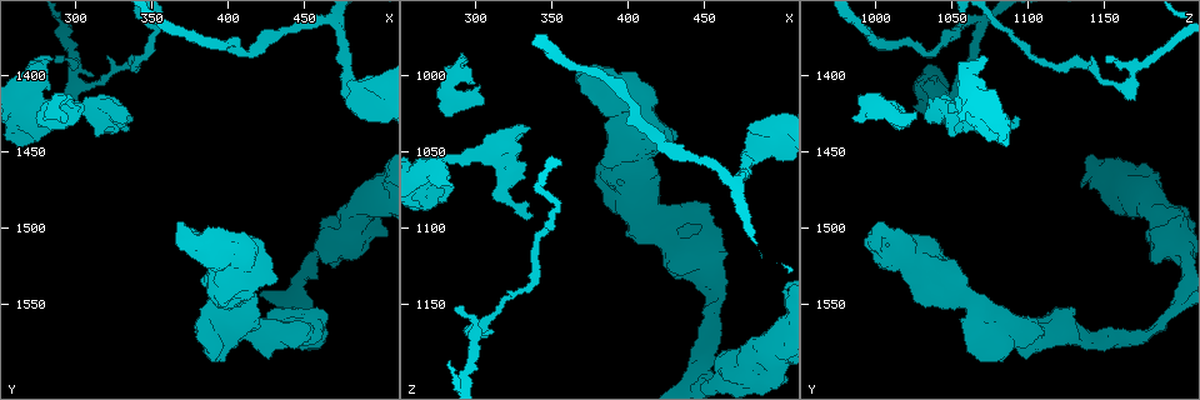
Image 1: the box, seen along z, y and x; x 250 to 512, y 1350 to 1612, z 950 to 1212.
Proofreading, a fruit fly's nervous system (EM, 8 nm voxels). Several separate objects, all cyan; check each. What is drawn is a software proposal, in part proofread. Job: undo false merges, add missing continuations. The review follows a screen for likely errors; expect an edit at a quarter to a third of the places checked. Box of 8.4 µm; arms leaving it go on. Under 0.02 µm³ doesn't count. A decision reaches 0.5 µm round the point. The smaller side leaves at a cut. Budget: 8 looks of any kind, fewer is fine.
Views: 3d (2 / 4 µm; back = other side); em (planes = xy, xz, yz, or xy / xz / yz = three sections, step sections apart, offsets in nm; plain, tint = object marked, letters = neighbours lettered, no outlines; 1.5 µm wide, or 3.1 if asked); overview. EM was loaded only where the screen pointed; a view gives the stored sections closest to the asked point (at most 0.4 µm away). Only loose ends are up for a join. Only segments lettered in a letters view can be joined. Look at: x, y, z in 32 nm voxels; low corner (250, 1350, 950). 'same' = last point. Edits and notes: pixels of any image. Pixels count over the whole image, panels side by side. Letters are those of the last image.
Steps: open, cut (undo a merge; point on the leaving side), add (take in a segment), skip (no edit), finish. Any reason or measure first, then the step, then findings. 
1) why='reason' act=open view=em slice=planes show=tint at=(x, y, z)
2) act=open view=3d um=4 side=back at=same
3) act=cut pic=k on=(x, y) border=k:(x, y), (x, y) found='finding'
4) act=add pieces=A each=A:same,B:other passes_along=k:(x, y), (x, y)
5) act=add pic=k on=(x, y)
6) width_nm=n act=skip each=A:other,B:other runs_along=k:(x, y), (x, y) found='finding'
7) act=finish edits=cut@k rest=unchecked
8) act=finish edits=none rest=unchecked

why='an open end' act=open view=3d um=4 at=(336, 1428, 1090)

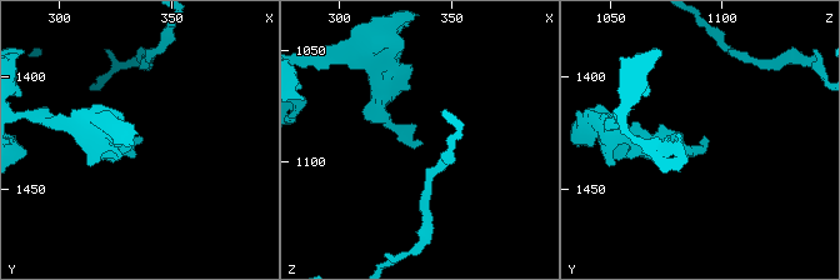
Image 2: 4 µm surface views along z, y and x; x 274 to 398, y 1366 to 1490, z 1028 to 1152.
why='shape alone is not enough' act=open view=em slice=yz step=8 show=letters at=(335, 1428, 1090)

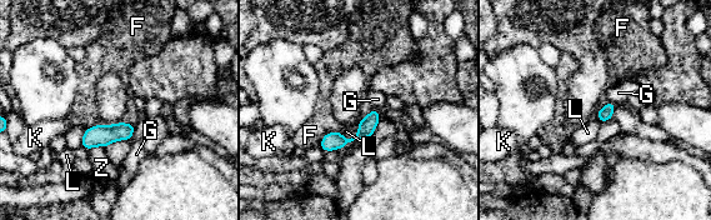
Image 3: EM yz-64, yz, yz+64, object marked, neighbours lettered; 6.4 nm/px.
longest_contact=F:170nm act=skip each=F:other,G:other,K:other,L:other,Z:other found='no lettered segment goes on from it'

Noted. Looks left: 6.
why='calibre changes' act=open view=em slice=planes show=letters at=(486, 1412, 1052)

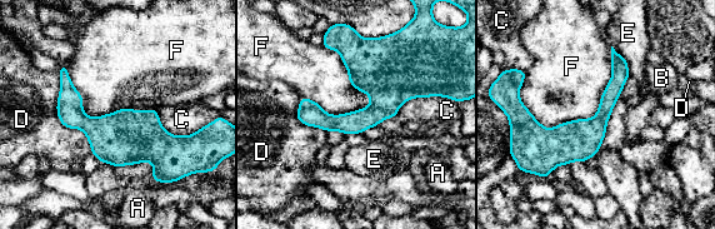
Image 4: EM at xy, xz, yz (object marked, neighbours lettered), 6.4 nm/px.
act=skip each=A:other,B:other,C:other,D:other,E:other,F:other border=4:(611, 46), (519, 99) found='continuous, no second neuron'

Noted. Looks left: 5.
why='free end' act=open view=em slice=planes show=letters at=(286, 1388, 1072)

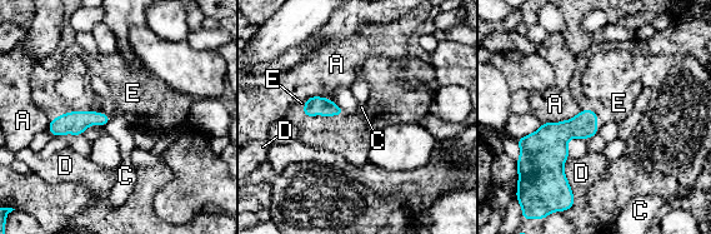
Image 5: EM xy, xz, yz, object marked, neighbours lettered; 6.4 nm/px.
act=add pieces=E each=A:other,C:other,D:other,E:same found='the neuron continues'

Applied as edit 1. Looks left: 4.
act=finish edits=add@5 rest=unchecked

